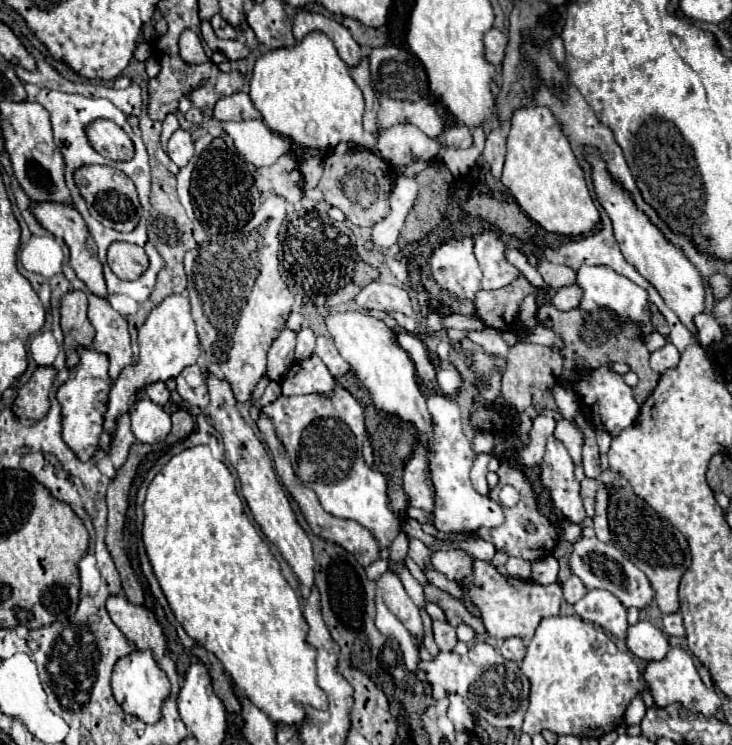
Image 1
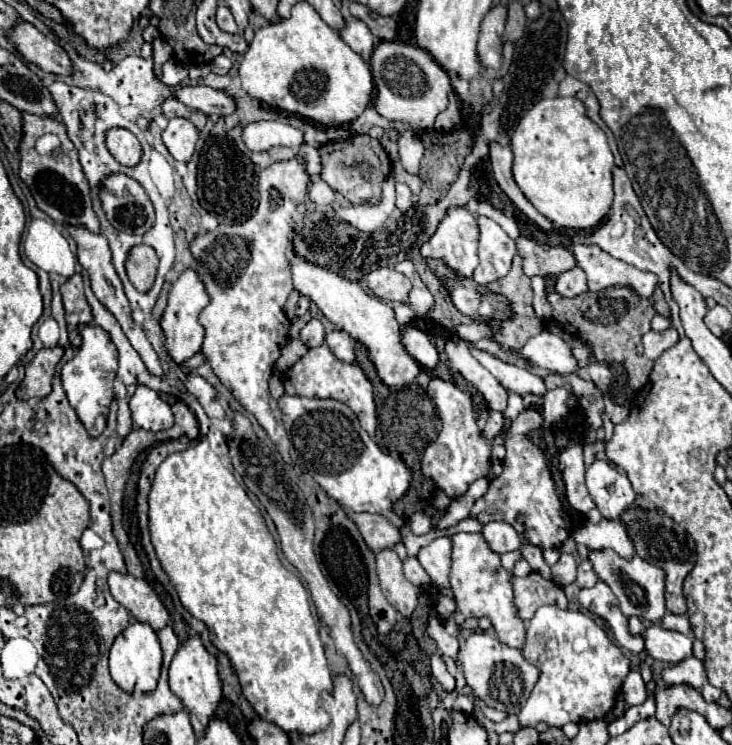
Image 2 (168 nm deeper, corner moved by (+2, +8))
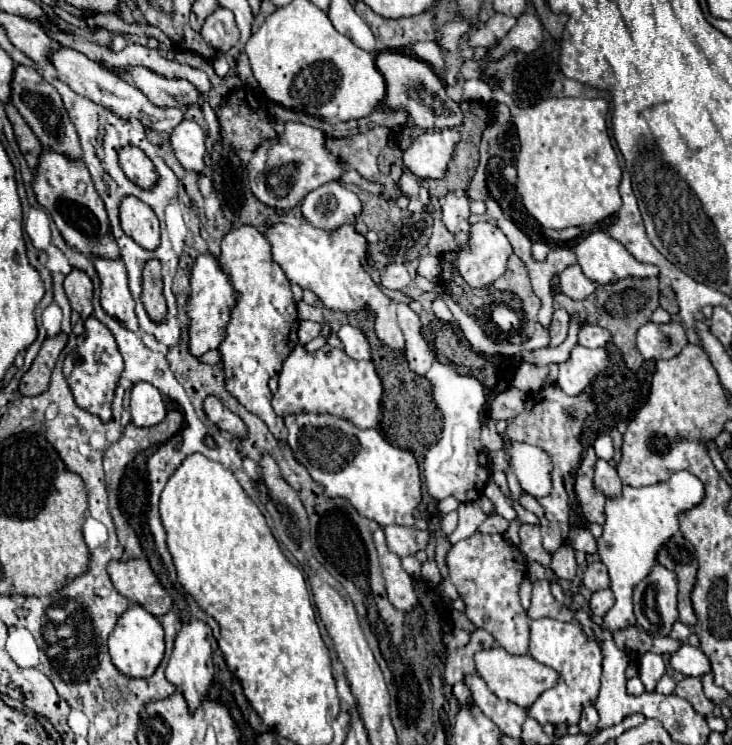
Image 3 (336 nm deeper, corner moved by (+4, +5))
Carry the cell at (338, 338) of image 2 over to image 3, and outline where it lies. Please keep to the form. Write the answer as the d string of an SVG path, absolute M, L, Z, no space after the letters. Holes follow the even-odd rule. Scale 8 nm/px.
M345 324L345 326L341 326L341 330L337 332L337 336L341 338L343 348L345 348L345 352L347 352L351 358L371 360L371 346L369 346L369 342L367 342L365 332L363 332L359 326Z

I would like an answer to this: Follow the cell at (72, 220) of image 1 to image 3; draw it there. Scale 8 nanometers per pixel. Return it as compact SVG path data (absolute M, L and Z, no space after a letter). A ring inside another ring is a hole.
M91 256L95 270L101 278L101 306L119 320L125 328L137 331L139 328L133 296L127 284L127 270L121 260L99 260L99 256Z

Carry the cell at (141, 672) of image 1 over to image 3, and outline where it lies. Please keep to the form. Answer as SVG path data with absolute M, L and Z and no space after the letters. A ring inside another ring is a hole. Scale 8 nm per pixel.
M135 604L129 606L117 620L113 632L109 634L109 654L113 664L119 668L119 672L135 678L147 678L155 672L165 652L165 640L163 640L163 626L161 622L147 612L143 606Z

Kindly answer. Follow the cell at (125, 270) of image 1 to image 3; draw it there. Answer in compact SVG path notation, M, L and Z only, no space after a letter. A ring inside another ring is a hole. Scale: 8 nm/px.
M149 260L143 268L143 304L153 322L163 322L167 316L167 302L163 296L163 278L159 260Z

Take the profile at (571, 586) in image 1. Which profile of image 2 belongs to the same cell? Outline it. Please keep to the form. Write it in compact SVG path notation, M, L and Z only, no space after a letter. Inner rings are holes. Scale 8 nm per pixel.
M581 561L579 567L577 567L577 579L575 579L577 587L579 587L579 589L583 589L583 587L593 587L597 581L599 581L599 579L597 579L597 575L593 573L591 563L589 563L589 561Z

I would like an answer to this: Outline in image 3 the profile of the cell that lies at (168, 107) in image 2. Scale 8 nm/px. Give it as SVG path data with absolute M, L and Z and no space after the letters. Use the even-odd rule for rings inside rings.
M57 46L55 52L51 52L51 62L53 62L53 66L57 70L57 78L61 82L65 82L73 92L77 92L77 94L89 98L91 102L111 110L117 118L123 118L123 120L137 118L145 128L151 128L159 134L171 134L173 128L185 118L179 108L159 108L155 104L151 104L139 88L135 88L133 84L129 84L127 80L117 76L113 70L103 68L103 64L87 58L85 54L77 52L73 48Z

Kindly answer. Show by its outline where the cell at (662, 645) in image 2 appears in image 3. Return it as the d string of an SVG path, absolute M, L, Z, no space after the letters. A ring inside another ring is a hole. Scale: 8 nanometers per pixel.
M683 644L675 654L671 654L671 666L685 676L705 676L711 672L711 662L701 648Z

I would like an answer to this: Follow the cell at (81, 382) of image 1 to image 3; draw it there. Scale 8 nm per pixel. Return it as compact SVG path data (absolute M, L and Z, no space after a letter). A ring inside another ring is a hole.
M89 316L85 320L83 342L73 352L69 352L65 356L65 364L63 364L63 374L65 374L71 390L73 390L75 402L83 410L97 414L103 422L111 420L111 402L113 402L115 388L117 388L121 372L123 372L123 358L121 358L121 352L117 348L113 334L95 316Z

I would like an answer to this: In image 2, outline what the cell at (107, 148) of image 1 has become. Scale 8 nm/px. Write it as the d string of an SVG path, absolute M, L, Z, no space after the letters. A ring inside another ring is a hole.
M123 127L109 129L105 133L105 145L121 165L137 165L137 161L141 159L141 145L129 129Z

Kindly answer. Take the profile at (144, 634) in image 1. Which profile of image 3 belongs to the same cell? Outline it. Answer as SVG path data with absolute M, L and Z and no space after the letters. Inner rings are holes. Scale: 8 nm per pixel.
M147 558L111 560L107 570L119 594L137 604L143 604L157 618L169 612L171 596L157 580Z

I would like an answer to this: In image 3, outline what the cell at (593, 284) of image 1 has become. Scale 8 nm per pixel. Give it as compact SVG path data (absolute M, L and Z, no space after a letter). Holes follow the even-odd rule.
M591 232L575 246L577 262L587 278L595 284L609 284L623 276L657 276L659 270L653 264L645 264L633 258L621 242L605 232Z

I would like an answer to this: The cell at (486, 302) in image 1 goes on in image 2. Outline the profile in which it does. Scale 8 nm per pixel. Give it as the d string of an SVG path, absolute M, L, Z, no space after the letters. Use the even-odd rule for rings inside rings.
M515 255L515 257L513 257L513 267L511 267L511 271L509 271L503 279L497 279L497 281L493 281L493 283L487 285L489 291L499 293L499 295L503 295L503 297L509 299L511 319L507 319L507 321L489 321L489 323L491 323L491 329L493 329L493 339L495 339L499 345L505 345L507 349L513 349L513 351L521 351L521 347L527 343L529 337L533 337L533 335L537 335L537 333L541 333L541 331L545 329L543 321L541 321L541 319L535 315L535 311L533 311L533 305L531 305L531 301L533 301L531 279L523 273L521 263L523 263L523 259L521 259L519 255Z

